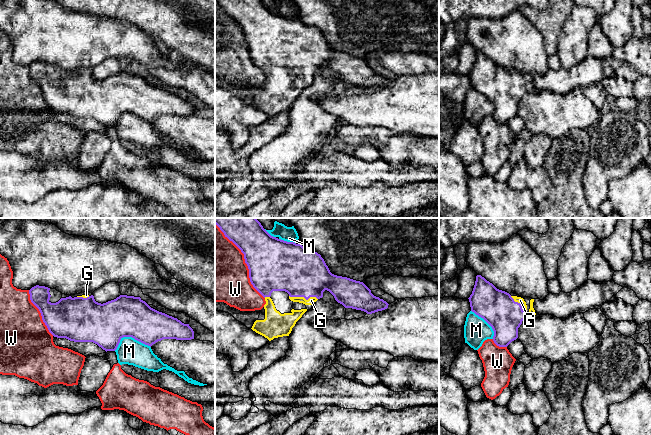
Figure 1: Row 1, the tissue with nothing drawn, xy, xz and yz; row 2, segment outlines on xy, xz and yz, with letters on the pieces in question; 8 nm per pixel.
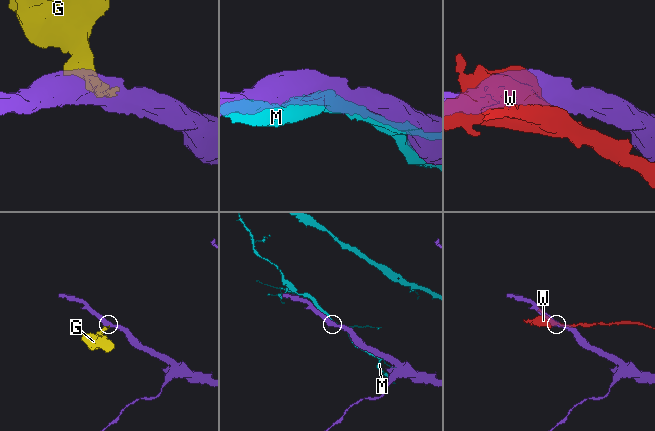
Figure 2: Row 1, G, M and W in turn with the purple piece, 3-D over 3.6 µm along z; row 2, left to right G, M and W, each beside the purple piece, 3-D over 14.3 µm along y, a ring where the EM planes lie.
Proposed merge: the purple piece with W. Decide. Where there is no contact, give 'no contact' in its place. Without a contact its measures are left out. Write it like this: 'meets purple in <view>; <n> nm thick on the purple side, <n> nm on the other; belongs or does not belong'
meets purple in xz; 420 nm thick on the purple side, 500 nm on the other; does not belong

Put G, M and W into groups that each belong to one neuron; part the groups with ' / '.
G / M / W

